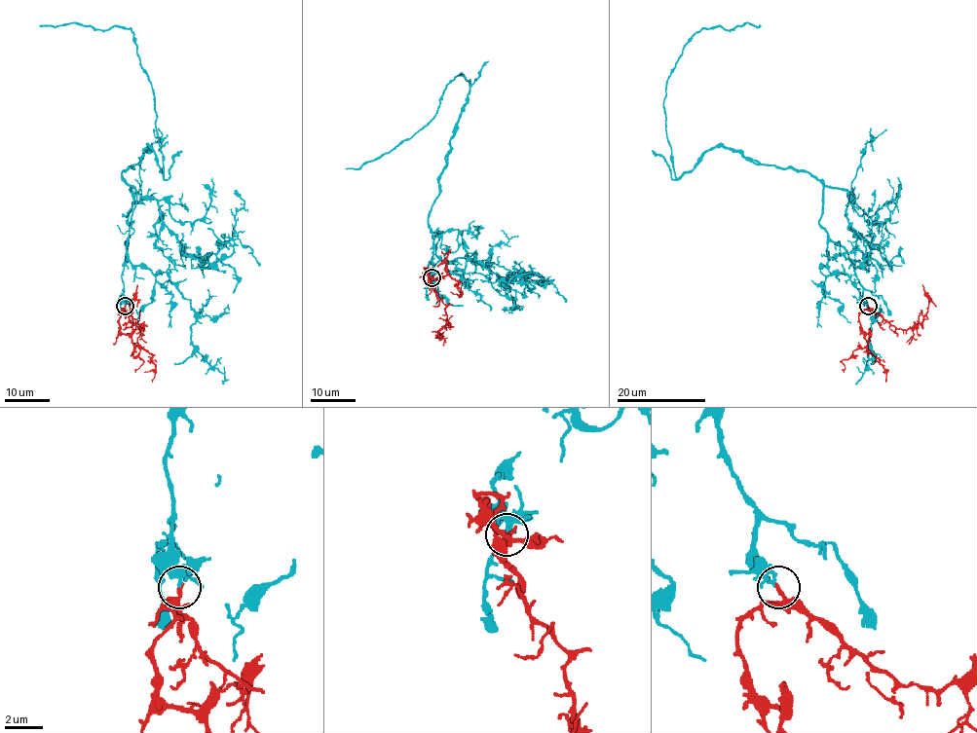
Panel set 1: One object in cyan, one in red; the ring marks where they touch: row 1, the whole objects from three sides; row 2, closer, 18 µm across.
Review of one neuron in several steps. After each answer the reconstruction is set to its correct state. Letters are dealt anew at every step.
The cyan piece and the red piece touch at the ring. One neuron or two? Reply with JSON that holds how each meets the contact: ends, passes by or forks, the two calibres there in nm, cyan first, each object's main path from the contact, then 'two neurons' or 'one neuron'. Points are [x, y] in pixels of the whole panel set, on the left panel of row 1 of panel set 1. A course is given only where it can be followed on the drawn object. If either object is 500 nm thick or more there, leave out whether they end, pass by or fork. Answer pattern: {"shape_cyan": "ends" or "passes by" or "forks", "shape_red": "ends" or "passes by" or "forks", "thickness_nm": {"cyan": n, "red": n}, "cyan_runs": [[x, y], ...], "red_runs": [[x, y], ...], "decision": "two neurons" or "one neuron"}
{"shape_cyan": "passes by", "shape_red": "ends", "thickness_nm": {"cyan": 170, "red": 240}, "cyan_runs": [[125, 306], [123, 263], [136, 191], [122, 172], [147, 147], [163, 178], [151, 81], [131, 29], [39, 25]], "red_runs": [[125, 306], [118, 319], [118, 330], [130, 337], [133, 345], [152, 354], [155, 369], [152, 382]], "decision": "one neuron"}

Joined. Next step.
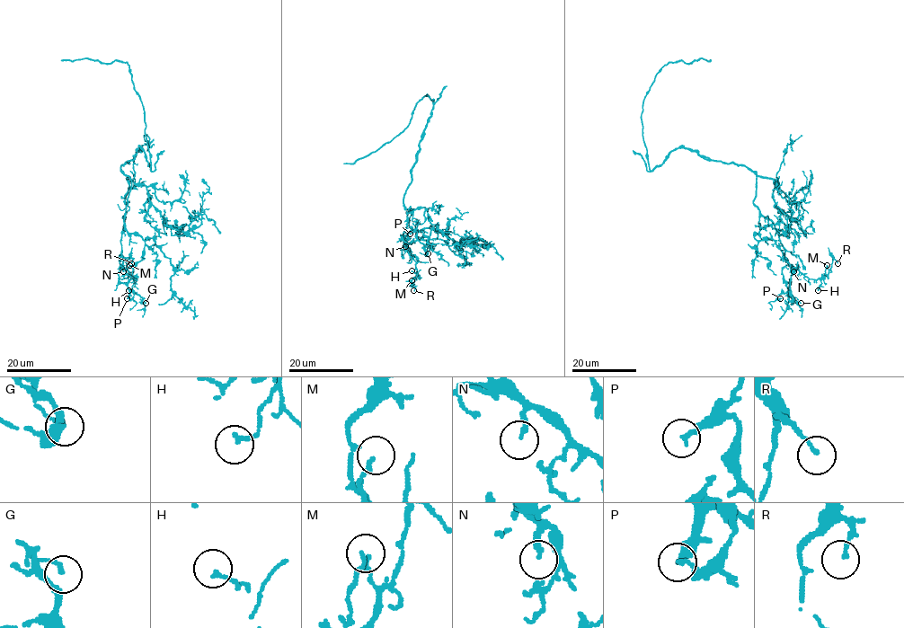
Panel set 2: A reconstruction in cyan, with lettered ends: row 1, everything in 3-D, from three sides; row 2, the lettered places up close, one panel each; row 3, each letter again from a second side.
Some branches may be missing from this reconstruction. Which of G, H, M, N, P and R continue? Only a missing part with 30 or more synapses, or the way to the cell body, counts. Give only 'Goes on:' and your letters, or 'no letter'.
Goes on: no letter

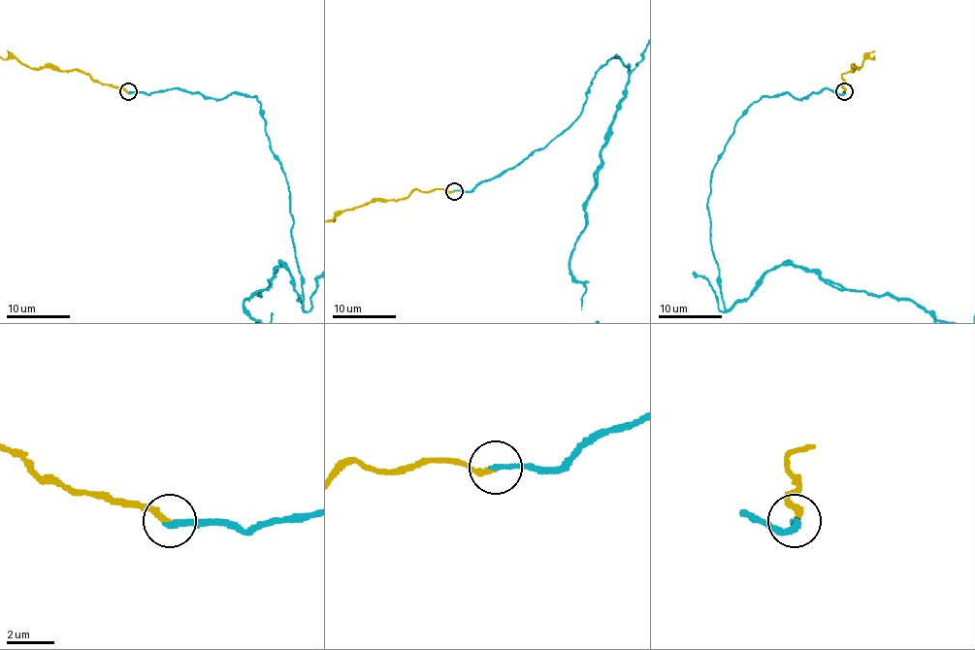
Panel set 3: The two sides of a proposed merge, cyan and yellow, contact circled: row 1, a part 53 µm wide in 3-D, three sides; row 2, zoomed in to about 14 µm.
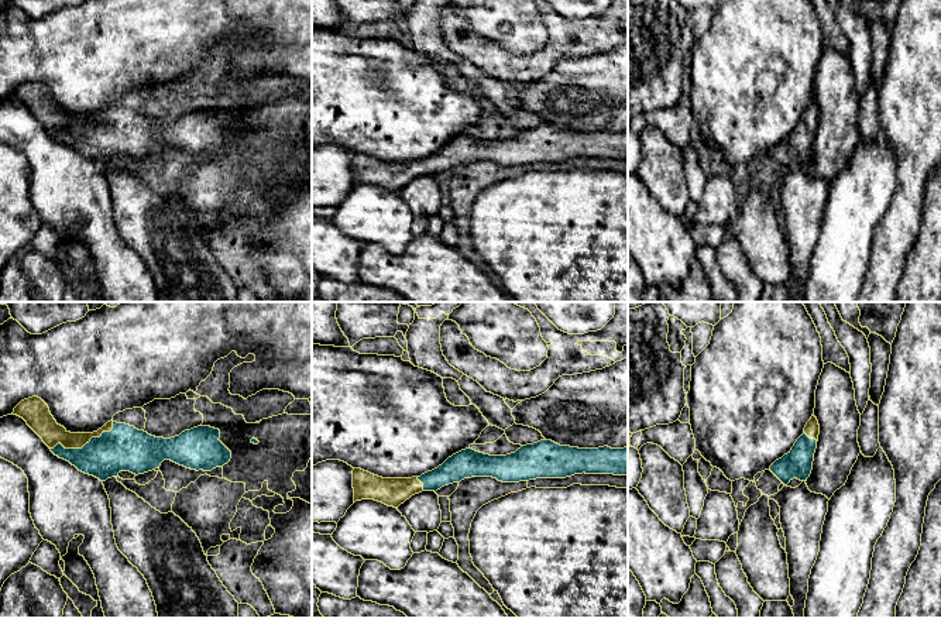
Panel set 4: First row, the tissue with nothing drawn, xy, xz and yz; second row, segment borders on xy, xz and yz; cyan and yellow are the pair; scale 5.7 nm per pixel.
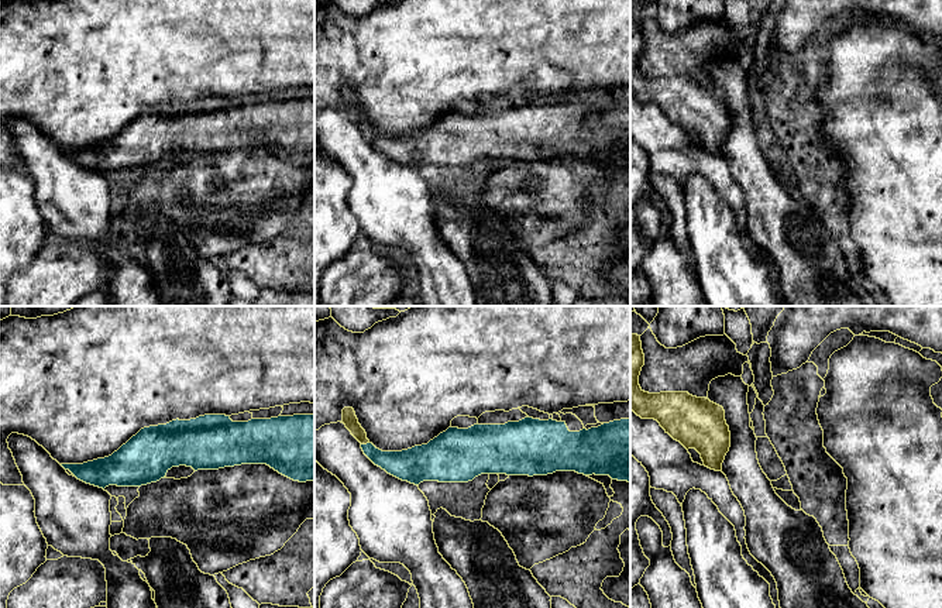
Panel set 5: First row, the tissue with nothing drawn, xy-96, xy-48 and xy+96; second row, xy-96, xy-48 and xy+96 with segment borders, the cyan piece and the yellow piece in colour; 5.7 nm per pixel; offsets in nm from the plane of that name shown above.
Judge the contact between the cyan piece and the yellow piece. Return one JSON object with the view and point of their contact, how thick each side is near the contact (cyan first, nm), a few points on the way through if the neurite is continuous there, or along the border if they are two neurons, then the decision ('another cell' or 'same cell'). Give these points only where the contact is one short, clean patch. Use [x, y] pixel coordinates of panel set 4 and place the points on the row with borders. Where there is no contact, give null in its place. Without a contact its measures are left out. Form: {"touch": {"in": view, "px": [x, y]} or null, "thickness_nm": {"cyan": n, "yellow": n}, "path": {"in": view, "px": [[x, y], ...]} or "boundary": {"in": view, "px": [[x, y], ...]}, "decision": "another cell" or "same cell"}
{"touch": {"in": "xy", "px": [85, 445]}, "thickness_nm": {"cyan": 260, "yellow": 140}, "path": {"in": "xy", "px": [[124, 447], [85, 445], [64, 445], [45, 426]]}, "decision": "same cell"}

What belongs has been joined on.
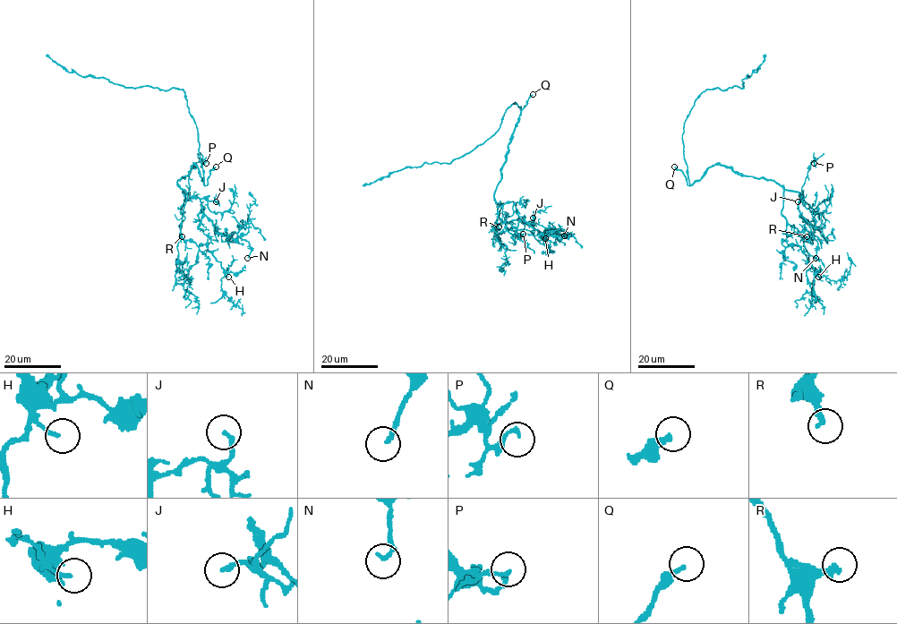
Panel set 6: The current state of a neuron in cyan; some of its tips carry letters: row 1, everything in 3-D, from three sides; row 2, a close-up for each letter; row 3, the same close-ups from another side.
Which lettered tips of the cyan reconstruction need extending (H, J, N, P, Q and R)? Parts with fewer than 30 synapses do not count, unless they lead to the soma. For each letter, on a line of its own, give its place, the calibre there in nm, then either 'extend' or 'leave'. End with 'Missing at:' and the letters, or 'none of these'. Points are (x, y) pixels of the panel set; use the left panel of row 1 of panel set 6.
H: place (228, 277); calibre 160 nm; leave
J: place (216, 201); calibre 190 nm; extend
N: place (247, 258); calibre 190 nm; leave
P: place (206, 163); calibre 150 nm; leave
Q: place (216, 166); calibre 240 nm; extend
R: place (182, 236); calibre 260 nm; extend
Missing at: J, Q, R

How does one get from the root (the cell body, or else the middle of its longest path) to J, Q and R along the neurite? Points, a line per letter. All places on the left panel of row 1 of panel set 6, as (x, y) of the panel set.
J: (201, 176), (195, 165), (177, 183), (191, 197), (216, 201)
Q: (201, 176), (206, 185), (209, 171), (216, 166)
R: (201, 176), (195, 165), (184, 178), (177, 181), (186, 193), (181, 223), (182, 236)

